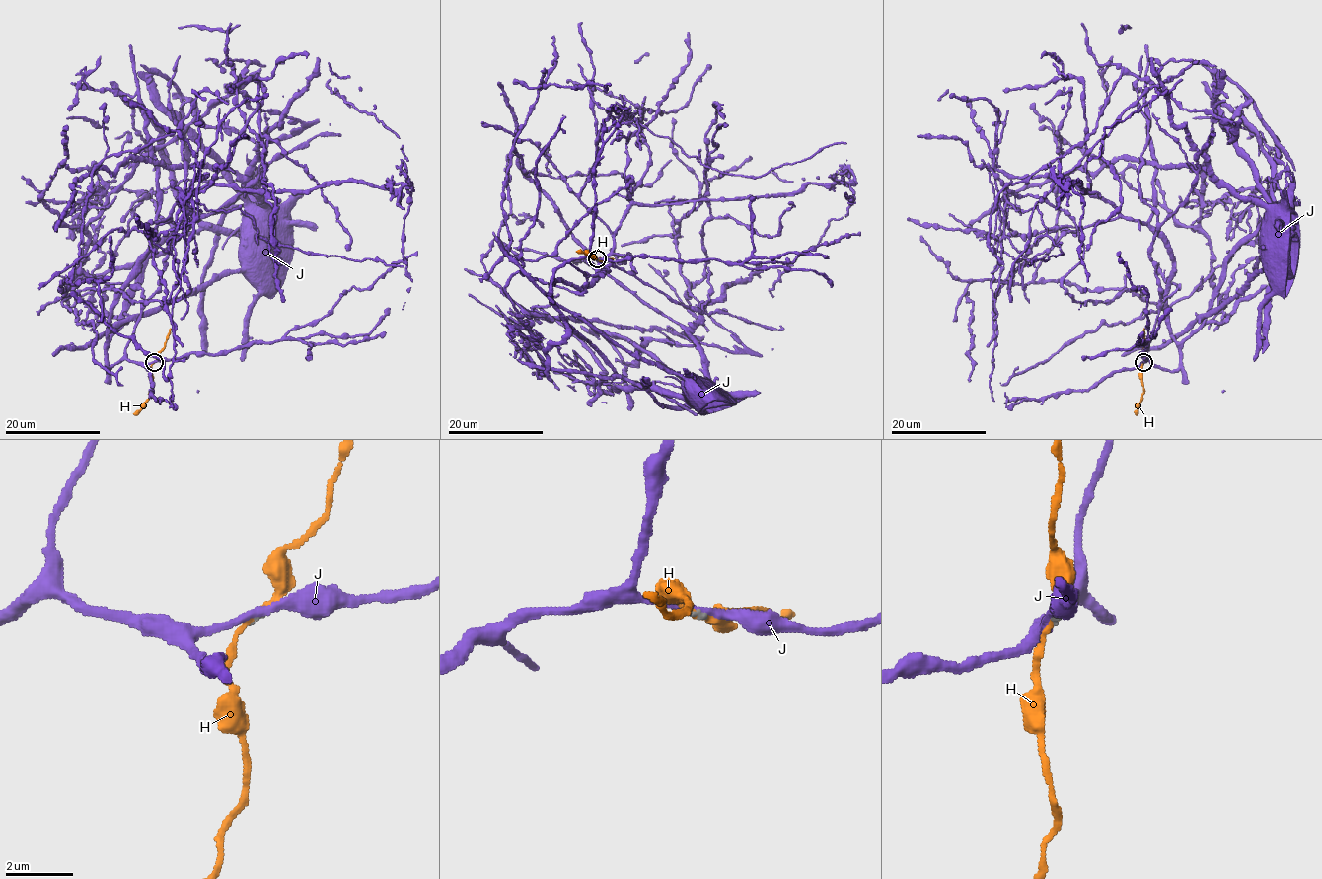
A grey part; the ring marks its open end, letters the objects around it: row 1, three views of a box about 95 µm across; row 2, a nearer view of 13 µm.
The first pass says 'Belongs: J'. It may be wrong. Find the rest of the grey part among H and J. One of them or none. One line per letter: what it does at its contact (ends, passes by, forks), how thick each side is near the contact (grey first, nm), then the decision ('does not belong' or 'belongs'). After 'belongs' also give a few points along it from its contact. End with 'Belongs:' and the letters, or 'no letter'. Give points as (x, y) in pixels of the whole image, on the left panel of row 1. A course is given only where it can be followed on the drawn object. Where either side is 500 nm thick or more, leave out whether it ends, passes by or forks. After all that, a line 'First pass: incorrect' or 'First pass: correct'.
H: it passes by; 70 nm thick on the grey side, 190 nm on the other; belongs
J: it passes by; 70 nm thick on the grey side, 220 nm on the other; does not belong
Belongs: H
First pass: incorrect

